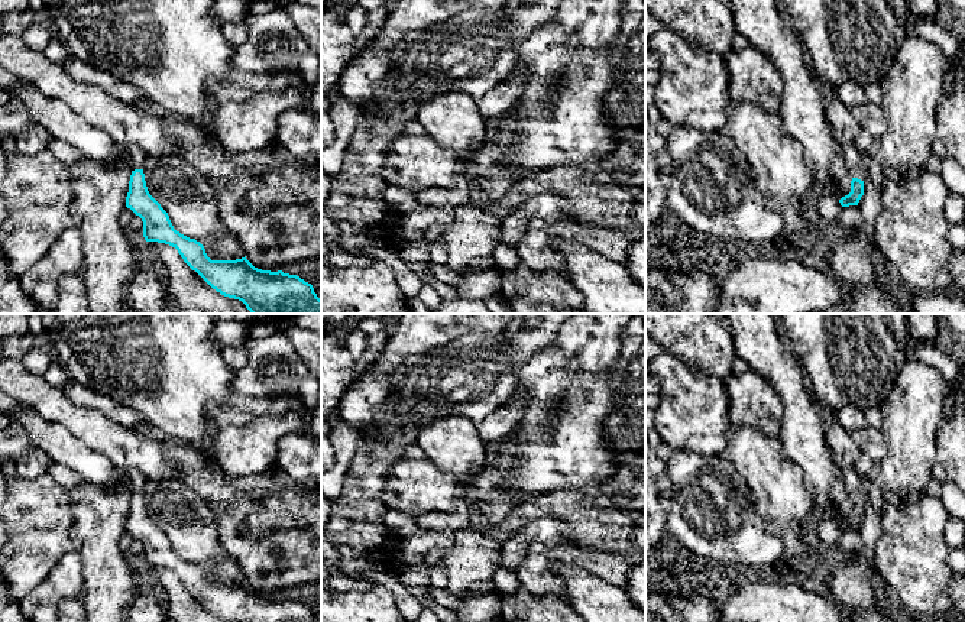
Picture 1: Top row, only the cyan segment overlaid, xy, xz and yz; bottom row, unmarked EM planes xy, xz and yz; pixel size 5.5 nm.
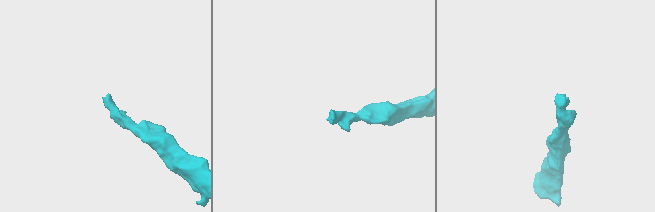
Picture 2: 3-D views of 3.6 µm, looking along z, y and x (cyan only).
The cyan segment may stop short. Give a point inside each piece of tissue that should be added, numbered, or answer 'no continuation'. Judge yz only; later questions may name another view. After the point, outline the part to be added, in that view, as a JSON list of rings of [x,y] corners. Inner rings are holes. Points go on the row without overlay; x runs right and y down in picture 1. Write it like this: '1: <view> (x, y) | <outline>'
1: yz (855, 486) | [[[854,466],[842,469],[842,482],[851,502],[858,502],[861,505],[870,502],[867,483]]]

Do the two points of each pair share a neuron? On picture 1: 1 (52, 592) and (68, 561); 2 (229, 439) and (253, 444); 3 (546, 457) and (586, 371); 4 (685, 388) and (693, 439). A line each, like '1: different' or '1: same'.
1: same
2: same
3: same
4: same

